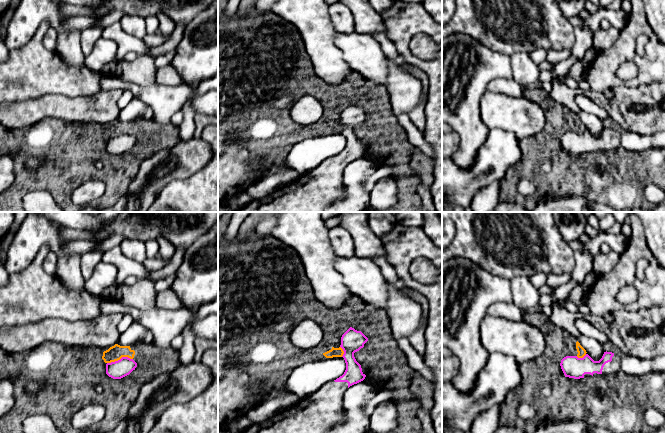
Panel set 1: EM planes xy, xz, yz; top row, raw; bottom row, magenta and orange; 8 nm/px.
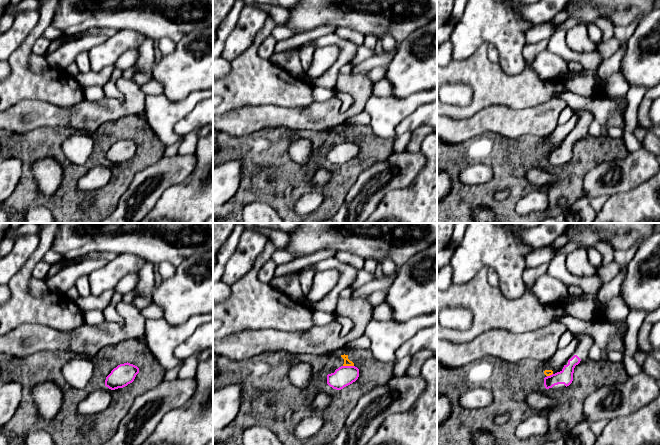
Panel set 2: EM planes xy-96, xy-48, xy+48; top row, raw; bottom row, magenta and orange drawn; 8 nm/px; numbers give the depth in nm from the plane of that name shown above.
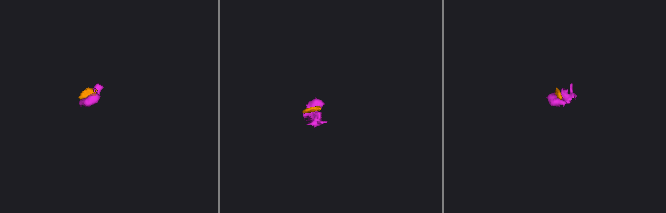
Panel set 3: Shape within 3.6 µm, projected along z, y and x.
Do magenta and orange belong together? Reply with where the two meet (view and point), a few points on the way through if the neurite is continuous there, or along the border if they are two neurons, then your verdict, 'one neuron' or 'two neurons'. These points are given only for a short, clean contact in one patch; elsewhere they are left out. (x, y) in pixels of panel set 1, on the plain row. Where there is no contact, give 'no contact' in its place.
xy (120, 135) | along xy (132, 134), (121, 133), (107, 139) | two neurons

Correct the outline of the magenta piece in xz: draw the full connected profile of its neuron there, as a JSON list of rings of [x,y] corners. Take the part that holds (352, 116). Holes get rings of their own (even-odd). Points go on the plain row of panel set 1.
[[[350,103],[341,113],[340,123],[343,125],[343,134],[346,139],[346,146],[342,152],[334,157],[321,161],[313,170],[295,180],[274,193],[260,200],[251,200],[246,206],[236,212],[324,212],[333,203],[342,199],[345,195],[343,182],[343,171],[346,166],[361,157],[364,157],[369,145],[360,141],[354,129],[364,123],[368,114],[361,108]]]

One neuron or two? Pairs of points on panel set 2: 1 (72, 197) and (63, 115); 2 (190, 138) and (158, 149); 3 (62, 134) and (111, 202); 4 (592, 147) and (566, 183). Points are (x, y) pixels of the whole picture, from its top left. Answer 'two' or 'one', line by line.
1: two
2: two
3: one
4: one

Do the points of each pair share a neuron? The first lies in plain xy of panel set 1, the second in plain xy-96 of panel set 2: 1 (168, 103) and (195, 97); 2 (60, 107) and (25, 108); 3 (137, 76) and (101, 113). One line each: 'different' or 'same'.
1: same
2: same
3: same

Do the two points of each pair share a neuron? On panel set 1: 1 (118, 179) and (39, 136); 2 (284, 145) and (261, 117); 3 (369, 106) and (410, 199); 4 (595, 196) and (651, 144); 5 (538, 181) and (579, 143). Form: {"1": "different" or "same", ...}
{"1": "same", "2": "same", "3": "same", "4": "different", "5": "different"}

